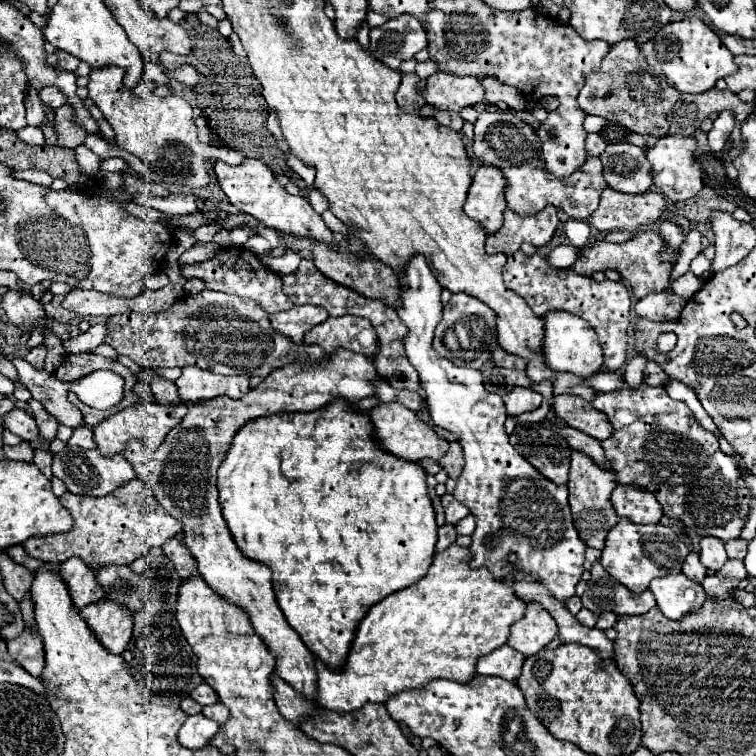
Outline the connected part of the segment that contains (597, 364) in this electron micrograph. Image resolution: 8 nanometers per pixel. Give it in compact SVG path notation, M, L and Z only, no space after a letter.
M548 311L544 317L544 343L542 343L542 355L546 359L546 365L552 371L568 371L578 377L590 377L598 373L602 367L602 349L596 339L596 333L584 319L578 315L572 315L568 311Z

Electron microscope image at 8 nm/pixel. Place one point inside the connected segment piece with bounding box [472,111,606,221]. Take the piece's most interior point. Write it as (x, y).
(501, 139)

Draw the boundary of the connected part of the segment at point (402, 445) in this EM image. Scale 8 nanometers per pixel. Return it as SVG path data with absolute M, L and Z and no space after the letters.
M380 403L378 407L372 407L368 413L372 419L372 425L376 425L374 429L378 433L380 445L388 453L394 453L396 457L402 457L408 461L420 461L422 457L430 457L438 461L448 451L450 443L434 431L434 425L422 421L414 411L410 411L400 403Z

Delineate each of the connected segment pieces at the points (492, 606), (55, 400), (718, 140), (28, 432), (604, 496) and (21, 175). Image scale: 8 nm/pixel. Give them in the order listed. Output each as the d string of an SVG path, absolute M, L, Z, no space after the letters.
M452 543L446 551L434 555L430 565L432 569L418 583L378 601L360 621L346 657L346 665L342 669L332 671L324 661L314 659L318 671L316 703L324 709L344 713L360 709L364 703L384 703L388 695L394 695L396 691L422 687L424 683L438 677L468 683L476 675L474 669L478 657L492 653L508 641L510 625L524 617L526 607L526 603L516 597L510 587L498 579L492 579L484 567L470 569L468 559L472 559L470 551Z
M14 357L12 365L18 369L20 383L28 387L32 397L40 401L50 415L54 415L62 425L66 427L78 427L84 425L82 415L76 407L70 407L66 395L70 391L68 383L60 383L60 379L54 377L54 373L38 371L32 363L28 363L24 357Z
M728 109L728 111L720 111L718 119L714 121L714 127L708 133L708 143L710 143L712 151L722 155L724 163L726 163L726 153L730 149L728 137L730 137L734 127L736 127L736 115L734 115L734 111Z
M22 409L10 411L10 413L6 415L6 419L4 419L4 425L6 425L14 435L18 435L18 437L24 439L24 441L34 441L34 439L40 435L34 417L28 415L28 413L22 411Z
M572 451L568 491L570 491L570 509L572 509L572 517L574 517L574 527L580 535L580 539L586 545L596 547L596 549L604 547L604 539L606 539L608 531L620 521L620 517L616 515L612 501L610 501L612 487L616 487L616 479L614 479L612 469L606 469L606 467L594 463L582 451Z
M13 169L12 173L18 179L24 179L44 186L50 186L54 180L47 172L37 169L27 169L23 171Z

